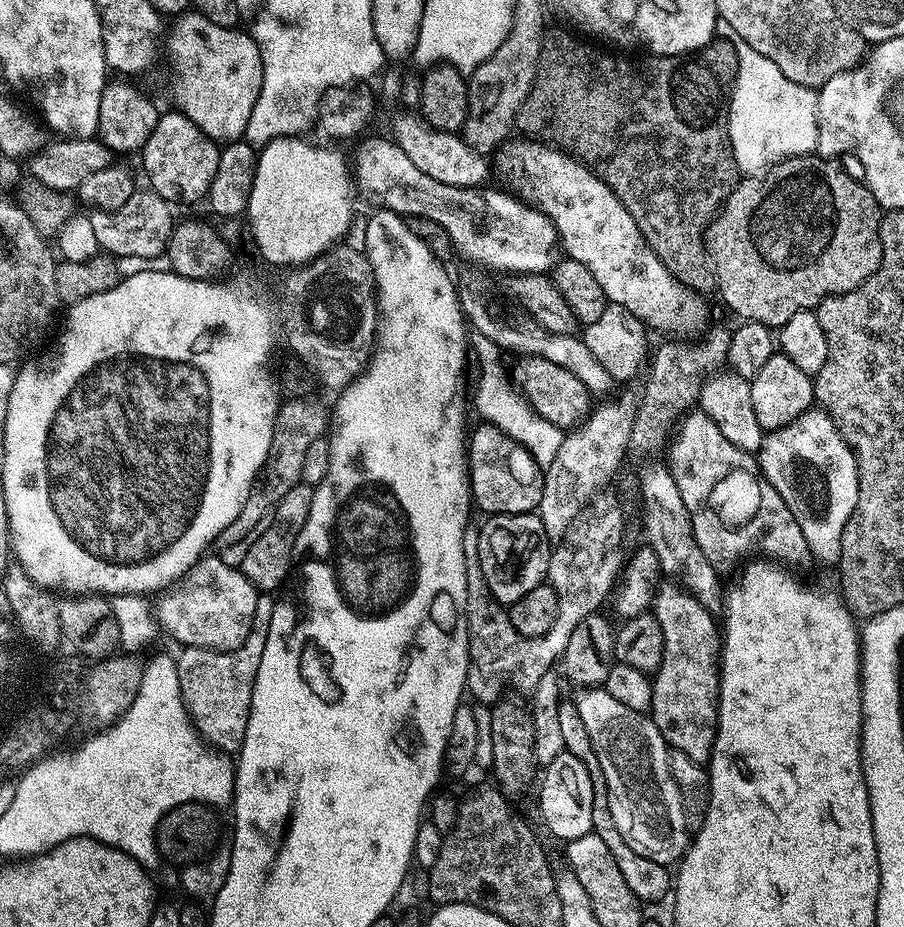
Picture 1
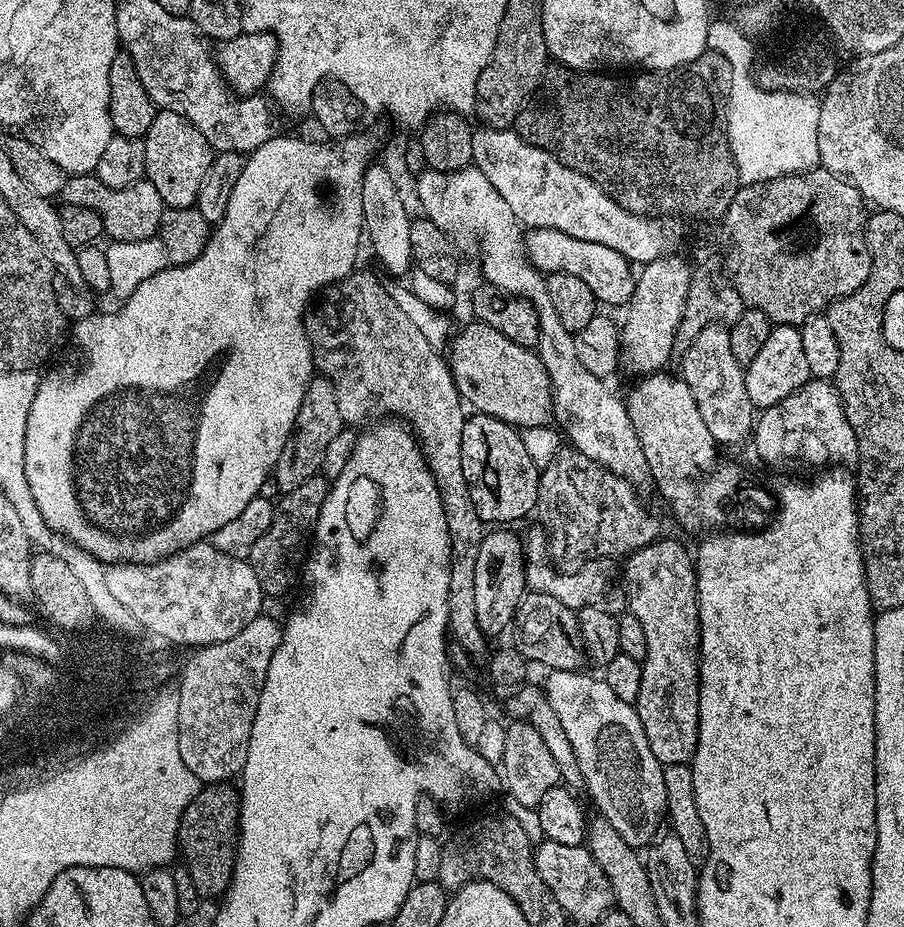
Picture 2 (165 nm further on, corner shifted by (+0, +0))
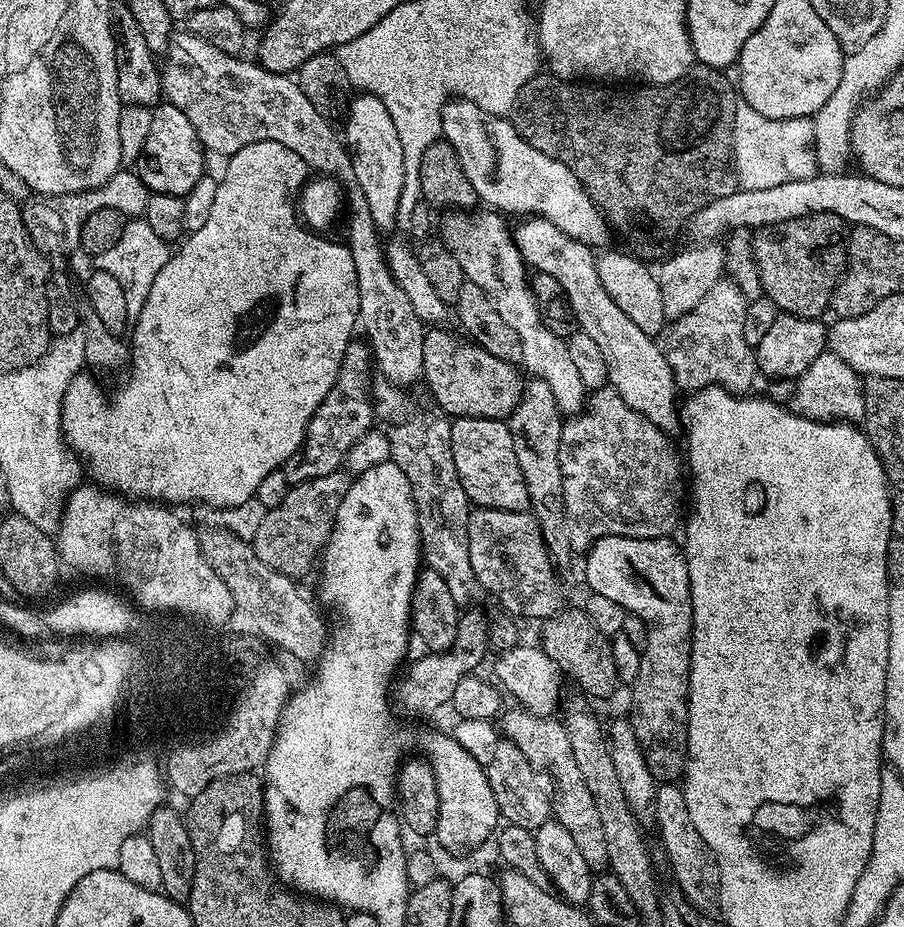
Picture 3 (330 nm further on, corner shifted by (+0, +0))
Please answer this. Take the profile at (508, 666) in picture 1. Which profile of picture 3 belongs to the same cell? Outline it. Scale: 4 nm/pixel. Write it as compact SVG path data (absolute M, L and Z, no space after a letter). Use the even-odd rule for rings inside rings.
M605 386L599 390L593 391L591 395L587 397L586 407L583 412L578 412L569 415L562 423L562 438L560 439L560 445L558 446L558 466L562 466L562 498L564 499L564 515L567 523L570 525L570 544L573 549L581 548L581 550L587 549L589 546L596 543L597 540L603 538L603 536L625 536L626 538L642 538L643 540L658 540L661 538L668 538L673 535L672 531L676 528L676 519L680 516L680 491L685 491L686 484L680 481L680 464L682 468L682 460L676 457L676 448L672 445L673 437L669 433L664 432L658 426L654 426L654 422L647 420L642 414L638 414L638 410L634 410L630 406L626 406L626 402L622 402L622 398L617 394L615 388L611 386Z

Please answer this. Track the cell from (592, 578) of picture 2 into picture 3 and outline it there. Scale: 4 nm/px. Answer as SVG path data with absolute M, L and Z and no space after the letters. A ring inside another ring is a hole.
M476 508L468 516L468 545L472 550L472 569L477 585L496 596L511 617L545 620L557 611L558 586L552 559L548 553L541 526L529 511L500 511L493 508Z

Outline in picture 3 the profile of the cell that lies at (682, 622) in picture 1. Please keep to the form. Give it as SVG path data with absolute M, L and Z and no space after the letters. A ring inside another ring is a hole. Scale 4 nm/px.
M603 536L587 549L588 557L584 560L584 580L588 583L589 593L597 592L602 598L611 598L624 608L625 613L642 618L648 631L648 641L641 651L642 666L638 670L638 678L630 685L632 692L632 716L630 723L638 738L638 746L646 758L646 766L650 766L652 775L660 782L676 782L683 777L684 769L688 766L688 679L690 678L690 658L692 657L692 595L690 594L690 574L688 563L684 557L681 545L675 544L675 539L661 538L658 540L643 540L642 538L626 538L625 536Z

